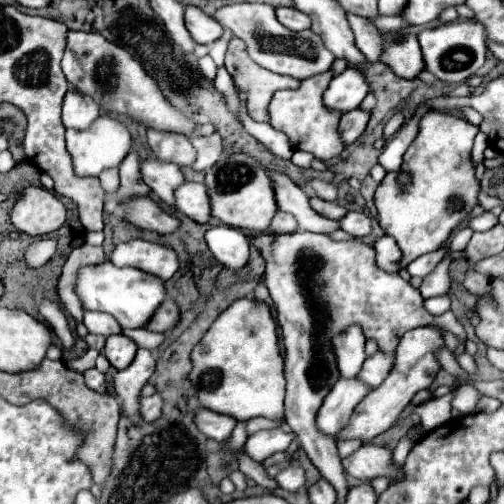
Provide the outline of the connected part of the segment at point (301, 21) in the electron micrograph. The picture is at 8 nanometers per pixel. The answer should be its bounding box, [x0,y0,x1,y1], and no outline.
[276,8,310,32]

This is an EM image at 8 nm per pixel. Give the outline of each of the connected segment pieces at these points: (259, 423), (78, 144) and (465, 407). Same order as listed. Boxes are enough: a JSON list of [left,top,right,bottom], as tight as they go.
[[248,418,284,434],[66,114,132,176],[452,384,484,414]]

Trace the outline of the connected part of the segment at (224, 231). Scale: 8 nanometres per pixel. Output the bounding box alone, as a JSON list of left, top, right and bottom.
[204,226,250,268]

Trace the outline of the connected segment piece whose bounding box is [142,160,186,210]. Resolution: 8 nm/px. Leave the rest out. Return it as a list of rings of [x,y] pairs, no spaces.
[[[146,160],[142,162],[142,178],[162,202],[166,202],[172,210],[176,210],[174,190],[182,186],[182,182],[186,182],[184,172],[176,164],[168,164],[160,160]]]

